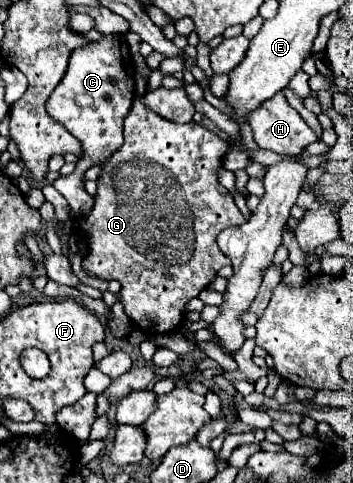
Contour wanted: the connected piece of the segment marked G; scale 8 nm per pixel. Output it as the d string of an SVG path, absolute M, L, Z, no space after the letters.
M140 98L134 100L126 120L124 120L124 146L112 154L112 158L108 158L104 164L102 164L102 174L100 174L100 182L98 182L98 192L96 192L96 204L94 208L90 210L88 216L82 216L82 218L76 218L78 222L78 228L82 230L82 234L86 234L86 240L88 240L88 250L86 250L86 256L82 260L82 268L92 274L92 276L98 276L102 280L118 280L122 284L122 306L124 306L124 312L126 316L138 326L142 328L146 334L166 334L166 332L172 332L176 330L182 322L184 322L184 310L186 310L186 304L196 298L218 274L218 270L222 266L230 266L230 260L228 256L224 256L216 244L216 236L228 228L228 226L240 226L246 222L246 218L242 216L242 212L238 210L238 206L234 204L234 198L232 194L218 182L218 176L216 176L216 170L222 168L222 156L224 152L228 150L230 146L220 140L214 132L208 132L206 128L202 128L200 124L196 122L188 122L188 124L172 124L170 120L164 120L160 116L156 116L152 110L144 108L144 104L140 102Z

